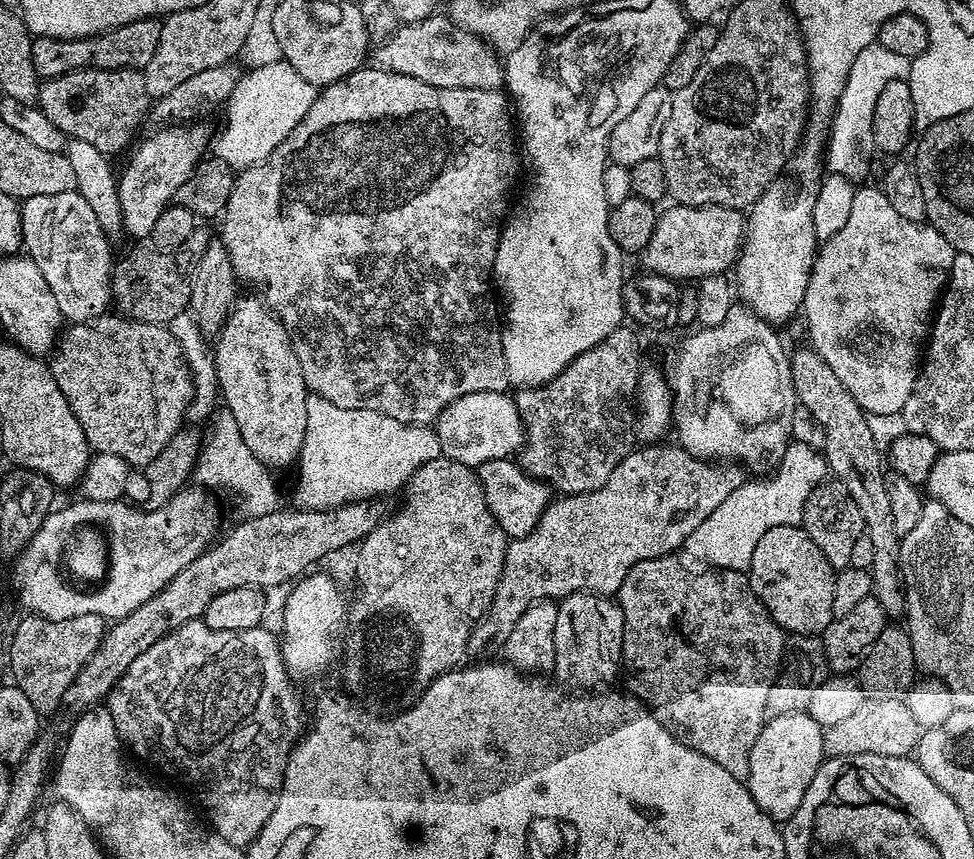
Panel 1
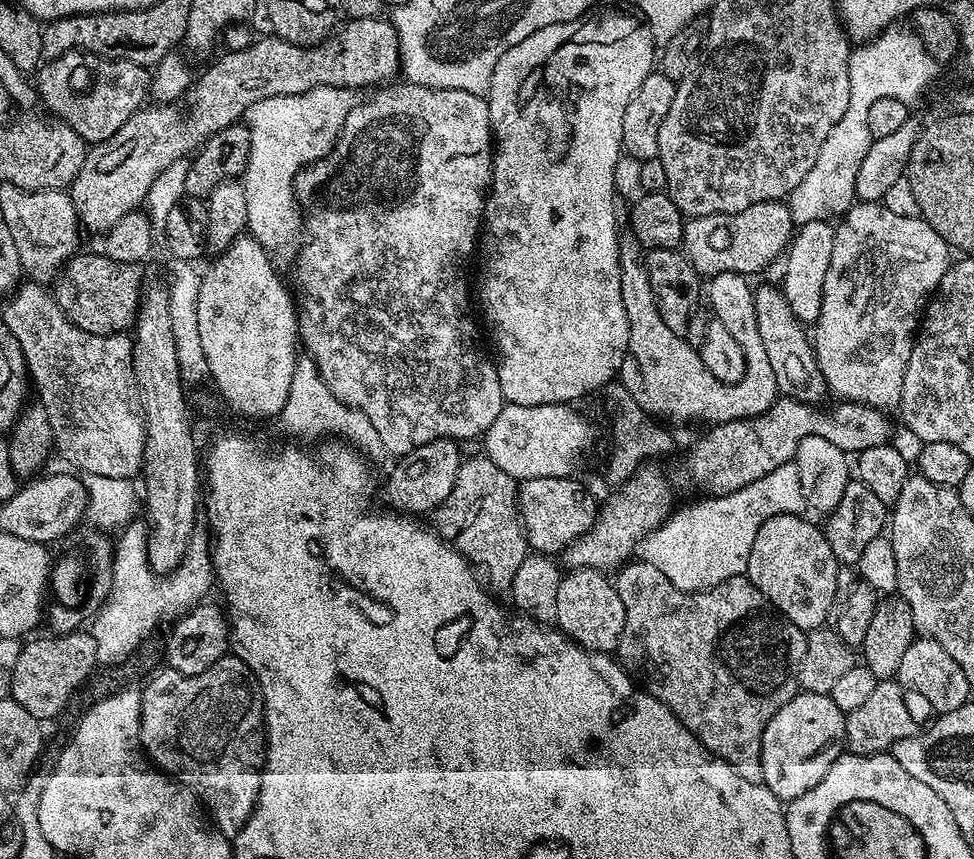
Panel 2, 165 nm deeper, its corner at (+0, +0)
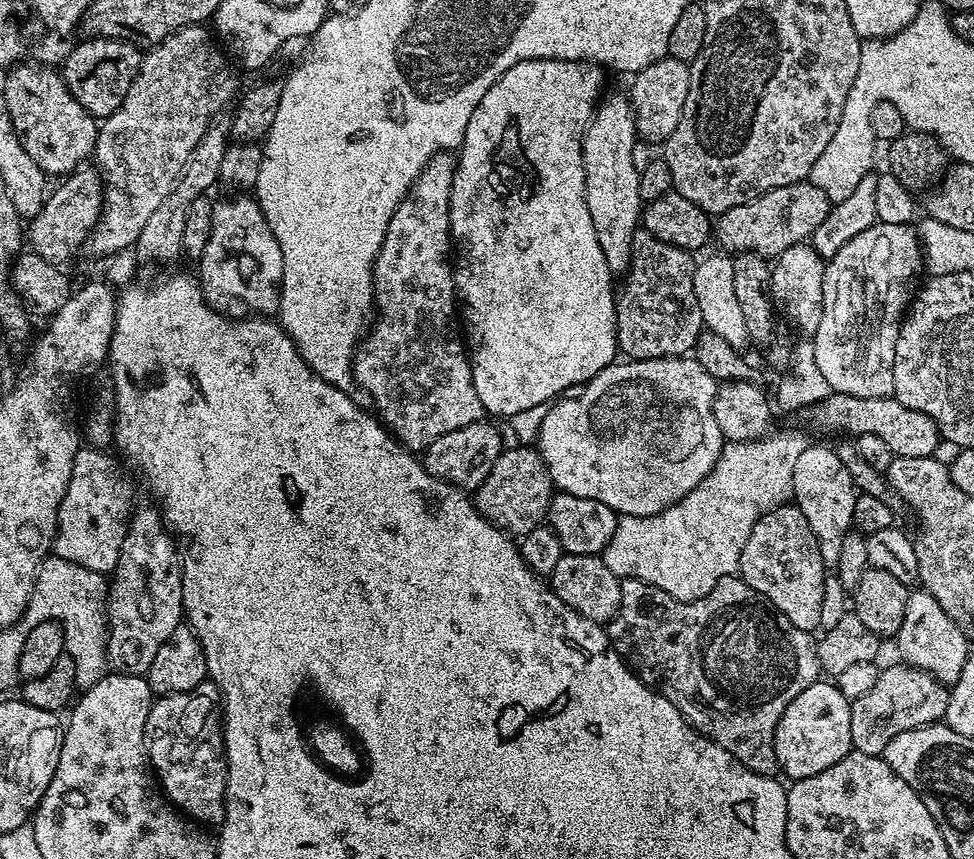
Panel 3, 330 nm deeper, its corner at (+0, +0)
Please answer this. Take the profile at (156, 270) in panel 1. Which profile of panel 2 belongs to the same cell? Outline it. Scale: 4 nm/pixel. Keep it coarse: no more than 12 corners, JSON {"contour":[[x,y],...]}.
{"contour":[[99,251],[54,281],[58,306],[90,334],[127,333],[141,269]]}

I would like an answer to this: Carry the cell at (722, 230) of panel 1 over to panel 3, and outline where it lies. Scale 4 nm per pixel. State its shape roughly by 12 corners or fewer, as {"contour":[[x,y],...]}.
{"contour":[[810,182],[719,213],[728,254],[777,258],[822,226],[830,201]]}

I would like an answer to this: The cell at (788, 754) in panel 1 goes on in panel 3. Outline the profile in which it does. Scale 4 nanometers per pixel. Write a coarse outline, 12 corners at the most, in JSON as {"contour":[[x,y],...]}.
{"contour":[[835,683],[806,686],[774,750],[789,781],[853,751],[852,705]]}

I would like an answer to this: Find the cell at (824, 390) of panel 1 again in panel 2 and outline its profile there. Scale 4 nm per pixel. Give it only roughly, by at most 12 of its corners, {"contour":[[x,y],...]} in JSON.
{"contour":[[756,284],[758,338],[787,399],[829,395],[783,290]]}

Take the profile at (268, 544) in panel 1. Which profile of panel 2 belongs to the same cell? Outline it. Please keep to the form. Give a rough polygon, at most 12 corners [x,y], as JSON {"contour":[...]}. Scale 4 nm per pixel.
{"contour":[[435,440],[399,457],[385,505],[435,513],[450,498],[461,445]]}

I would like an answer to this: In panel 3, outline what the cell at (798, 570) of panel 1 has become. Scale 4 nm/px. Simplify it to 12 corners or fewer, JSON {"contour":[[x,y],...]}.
{"contour":[[795,503],[754,522],[738,575],[798,630],[820,628],[826,569]]}

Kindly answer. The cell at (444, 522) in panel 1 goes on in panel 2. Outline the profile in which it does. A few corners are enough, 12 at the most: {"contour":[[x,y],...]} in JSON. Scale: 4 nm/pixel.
{"contour":[[463,461],[435,531],[507,593],[530,554],[518,482]]}

